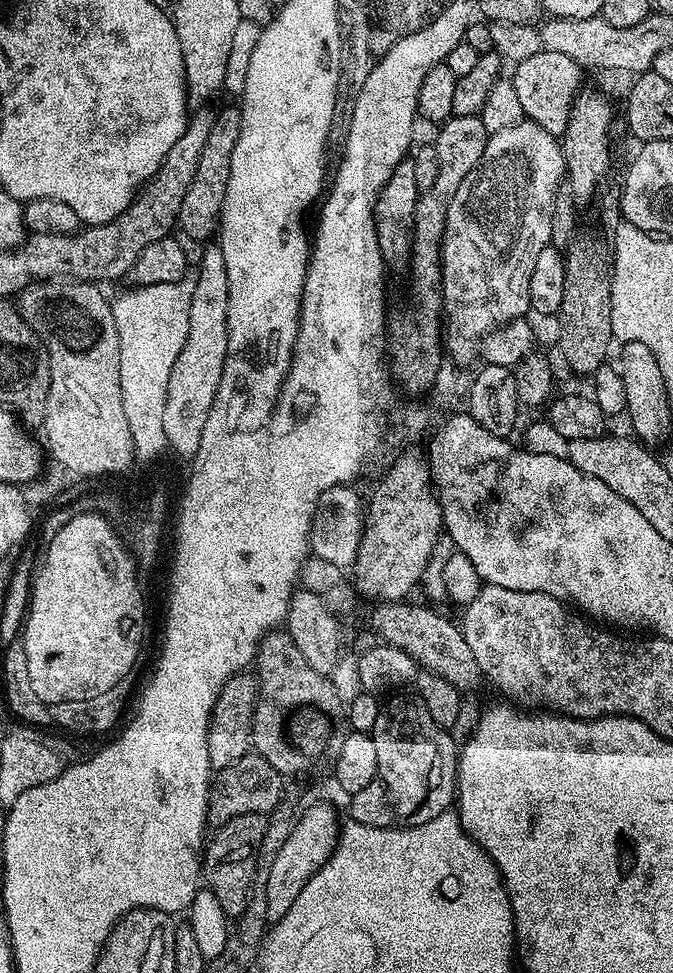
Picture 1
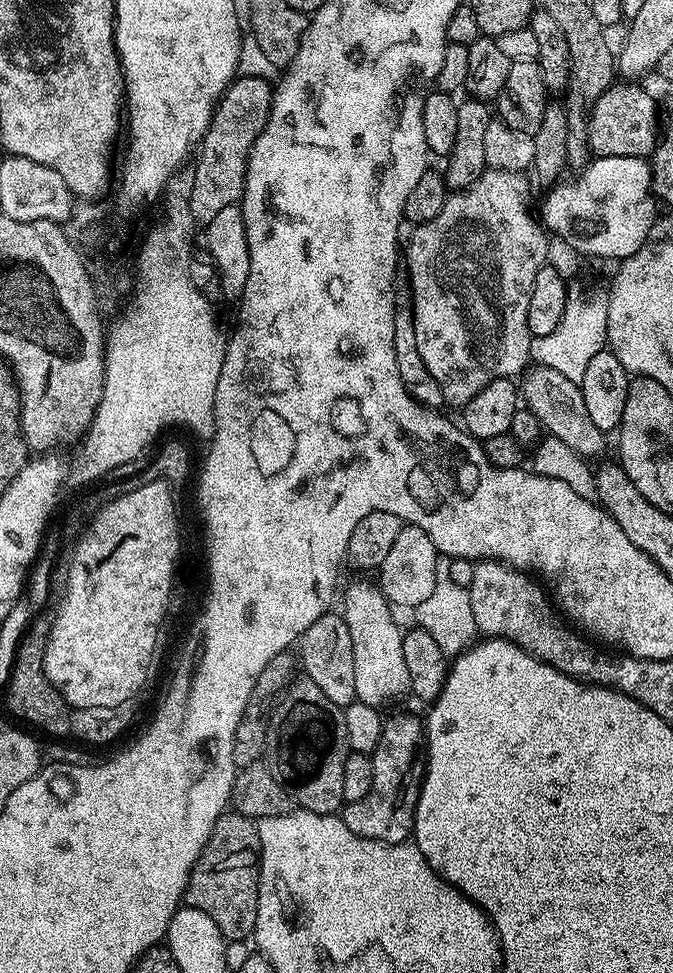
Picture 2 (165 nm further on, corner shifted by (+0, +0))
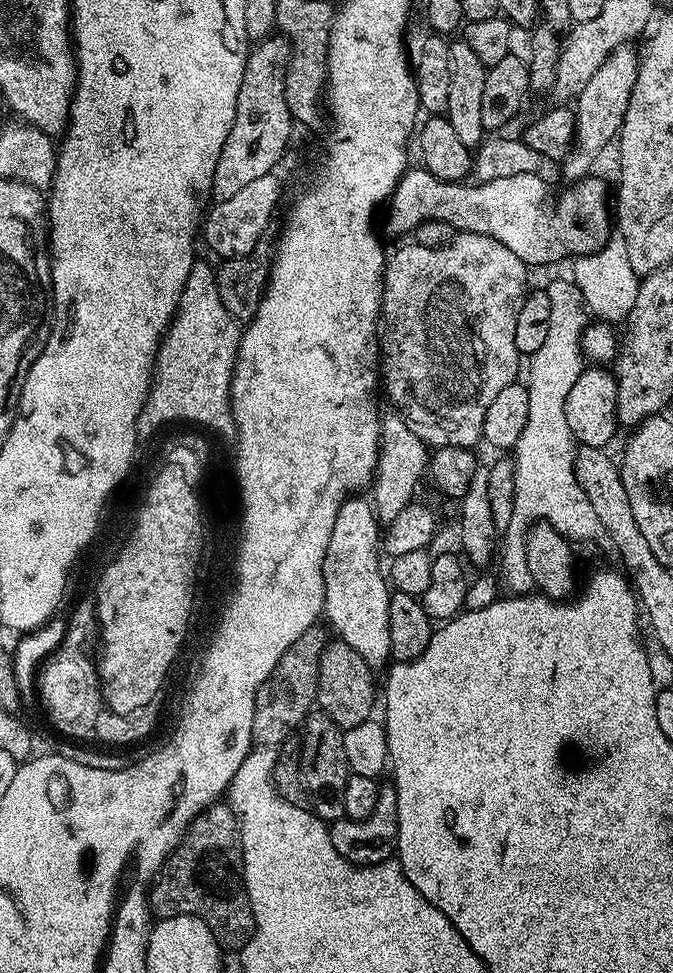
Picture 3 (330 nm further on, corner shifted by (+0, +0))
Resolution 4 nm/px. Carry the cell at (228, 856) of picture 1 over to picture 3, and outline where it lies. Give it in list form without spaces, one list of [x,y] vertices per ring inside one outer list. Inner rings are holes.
[[[227,803],[211,804],[188,826],[180,845],[168,855],[156,873],[148,894],[153,917],[197,916],[210,926],[225,953],[239,953],[256,933],[248,891],[244,888],[244,855],[240,845],[240,823]]]

